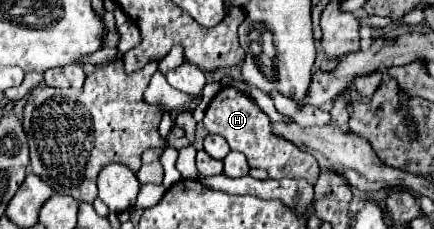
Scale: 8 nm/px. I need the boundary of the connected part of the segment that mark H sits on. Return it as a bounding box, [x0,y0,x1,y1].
[204,87,320,183]

